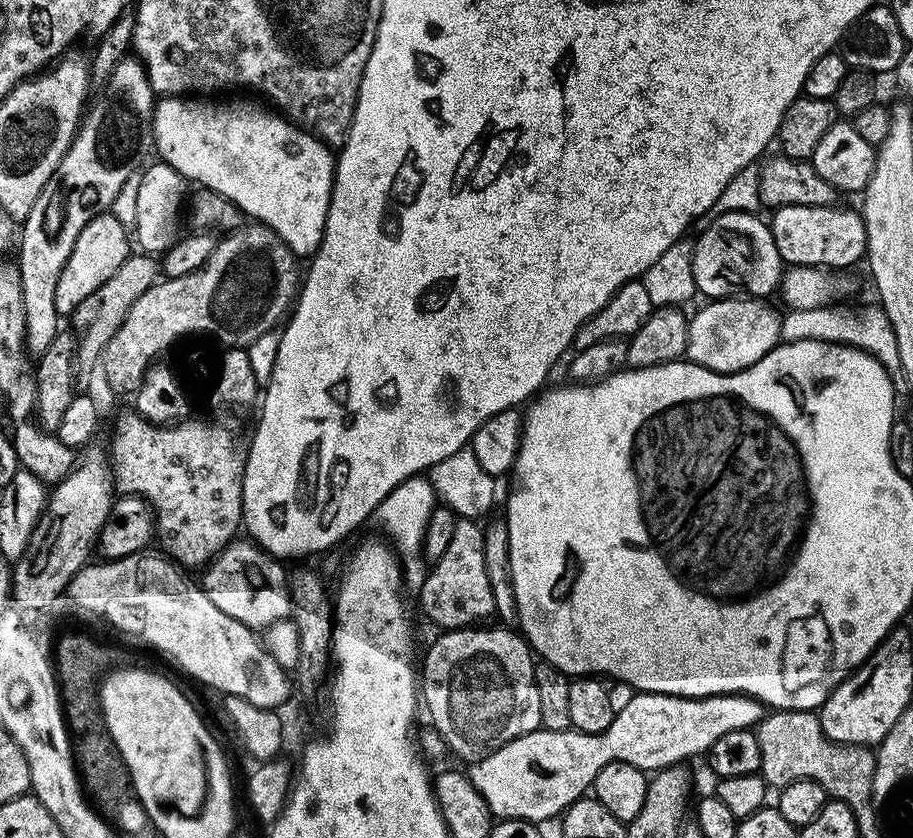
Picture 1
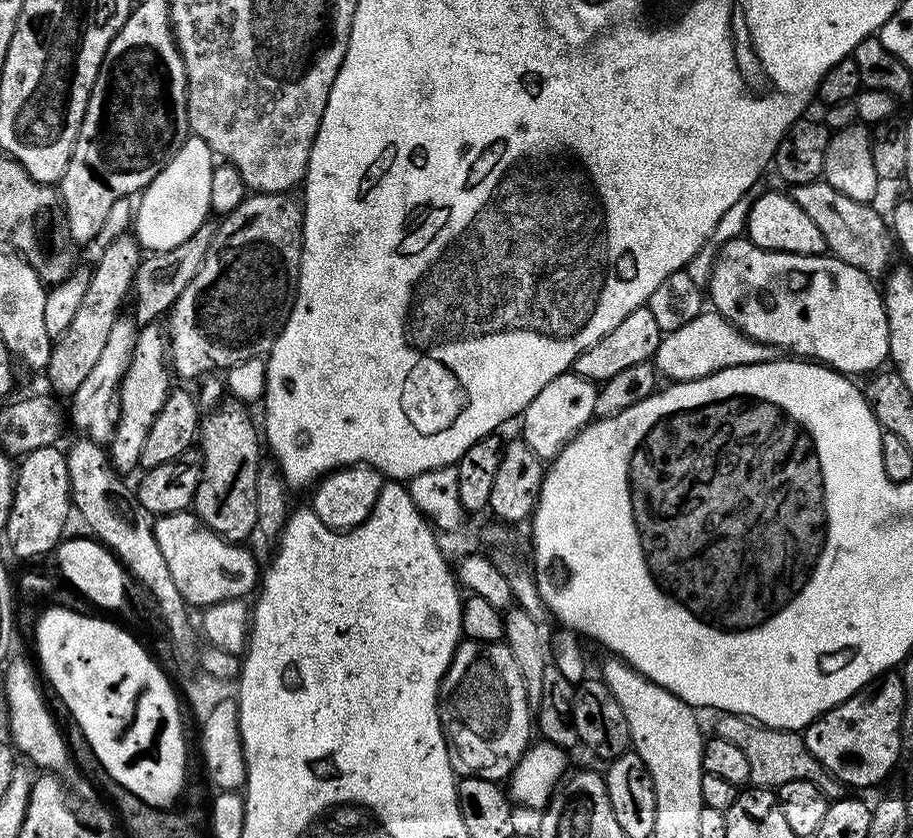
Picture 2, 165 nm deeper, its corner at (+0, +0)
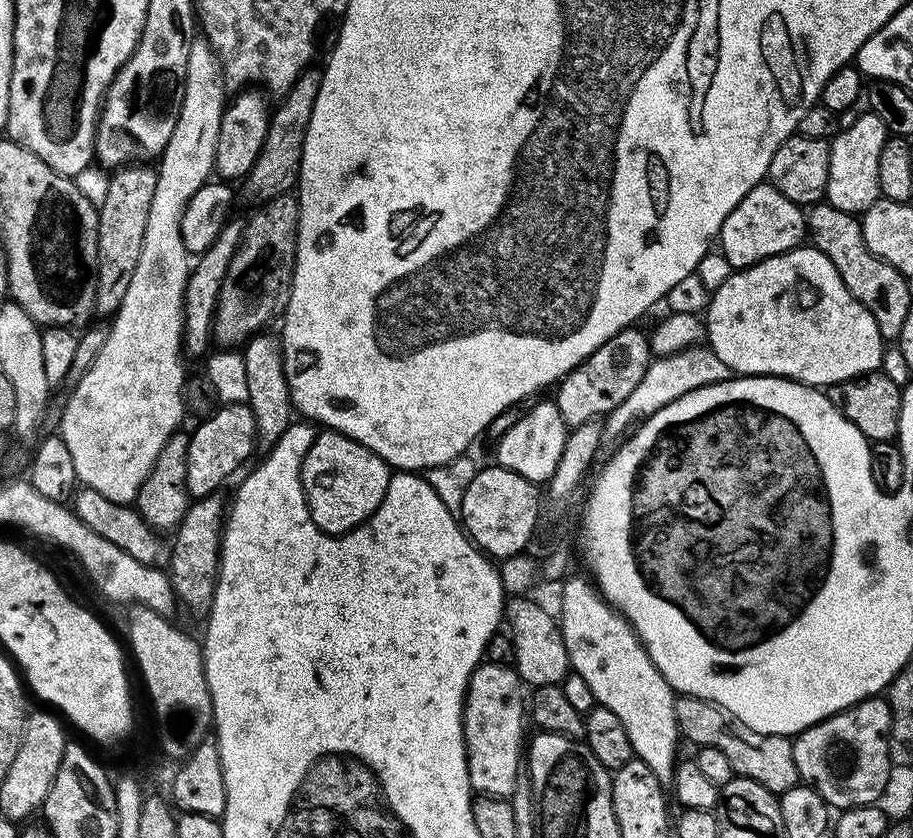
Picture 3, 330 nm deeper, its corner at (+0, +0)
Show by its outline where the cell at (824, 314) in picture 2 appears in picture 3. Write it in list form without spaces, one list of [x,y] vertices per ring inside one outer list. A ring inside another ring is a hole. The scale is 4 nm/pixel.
[[[797,246],[781,256],[770,256],[759,264],[733,271],[729,279],[711,293],[706,309],[706,344],[711,355],[717,356],[729,373],[787,376],[800,384],[825,386],[855,381],[881,367],[886,341],[878,330],[878,322],[865,304],[852,297],[827,254],[815,246],[804,247]]]

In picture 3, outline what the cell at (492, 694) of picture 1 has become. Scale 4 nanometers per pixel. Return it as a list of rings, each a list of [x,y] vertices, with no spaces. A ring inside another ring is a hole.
[[[482,662],[468,679],[468,692],[464,696],[464,745],[468,751],[468,777],[473,793],[481,796],[511,797],[522,770],[522,753],[526,748],[526,696],[520,693],[522,681],[515,667]]]

